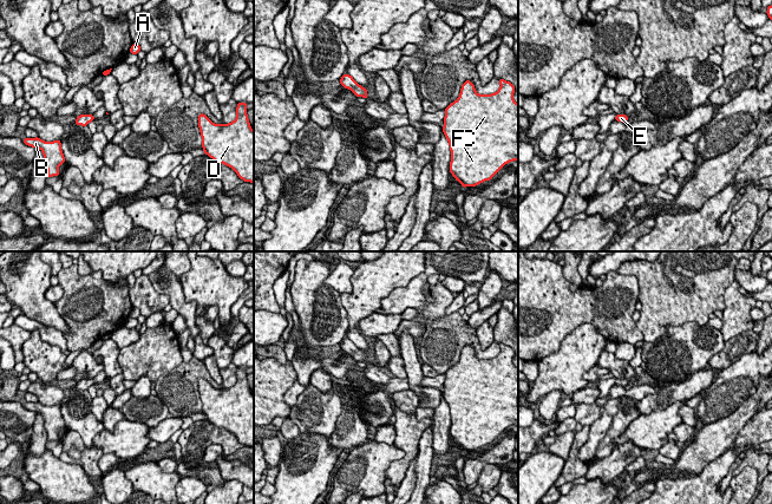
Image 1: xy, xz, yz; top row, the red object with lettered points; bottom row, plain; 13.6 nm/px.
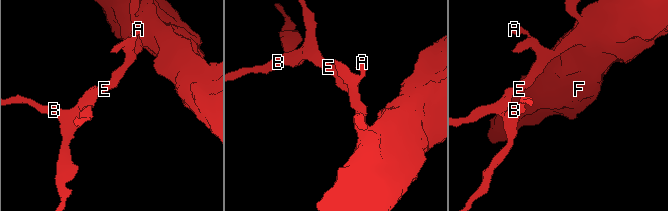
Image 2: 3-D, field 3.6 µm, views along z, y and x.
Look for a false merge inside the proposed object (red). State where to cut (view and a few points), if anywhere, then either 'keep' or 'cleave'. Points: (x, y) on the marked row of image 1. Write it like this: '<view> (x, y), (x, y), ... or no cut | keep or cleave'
no cut | keep

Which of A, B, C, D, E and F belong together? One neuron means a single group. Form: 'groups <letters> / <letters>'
groups A B C D E F

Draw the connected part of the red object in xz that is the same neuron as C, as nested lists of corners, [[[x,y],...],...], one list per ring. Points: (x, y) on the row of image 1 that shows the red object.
[[[499,79],[501,87],[492,94],[478,94],[473,83],[466,80],[458,99],[445,109],[443,132],[451,151],[450,172],[463,188],[490,181],[505,164],[518,161],[518,104],[513,100],[515,86]]]

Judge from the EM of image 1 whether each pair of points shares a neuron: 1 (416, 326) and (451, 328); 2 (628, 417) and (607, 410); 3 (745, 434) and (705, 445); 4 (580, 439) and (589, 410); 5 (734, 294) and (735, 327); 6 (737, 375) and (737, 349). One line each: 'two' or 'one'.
1: two
2: two
3: two
4: two
5: one
6: two

